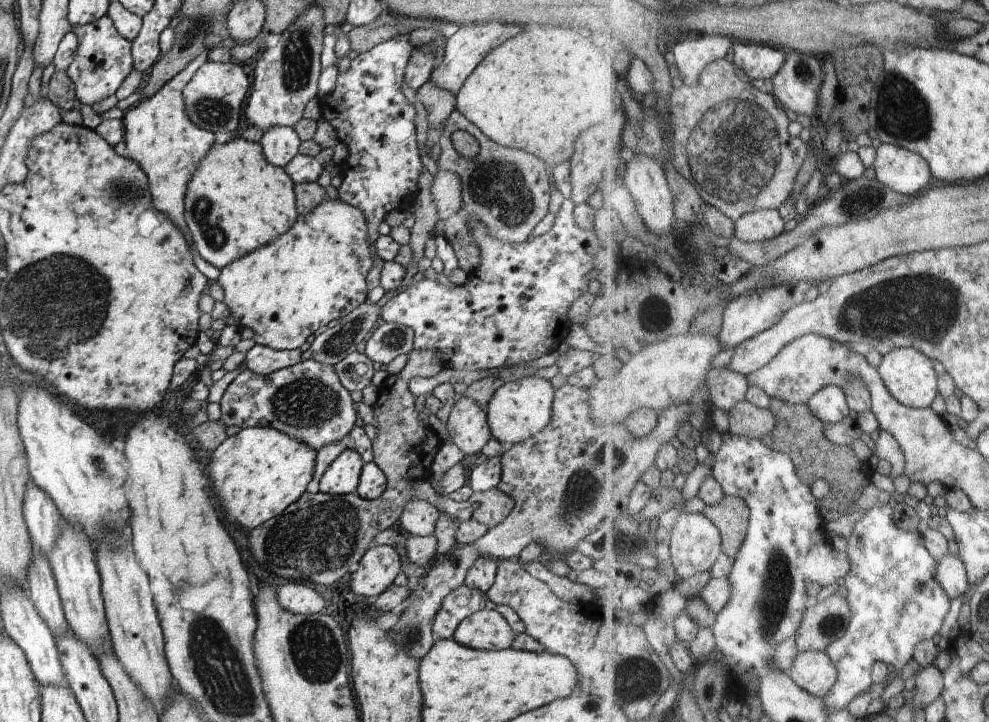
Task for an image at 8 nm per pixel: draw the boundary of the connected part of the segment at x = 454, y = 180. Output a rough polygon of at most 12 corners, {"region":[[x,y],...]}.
{"region":[[439,168],[432,199],[440,219],[462,204],[460,177]]}

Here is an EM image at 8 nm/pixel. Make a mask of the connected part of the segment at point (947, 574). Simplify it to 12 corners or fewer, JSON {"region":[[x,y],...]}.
{"region":[[948,554],[938,578],[952,598],[972,584],[960,554]]}

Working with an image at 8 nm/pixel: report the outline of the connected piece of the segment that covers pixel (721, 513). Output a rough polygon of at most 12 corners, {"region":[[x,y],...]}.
{"region":[[727,495],[704,512],[725,534],[725,552],[738,558],[752,516],[744,497]]}

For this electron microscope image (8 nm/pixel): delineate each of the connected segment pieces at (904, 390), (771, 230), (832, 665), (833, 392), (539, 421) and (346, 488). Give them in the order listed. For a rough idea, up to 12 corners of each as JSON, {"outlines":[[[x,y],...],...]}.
{"outlines":[[[894,349],[879,369],[894,396],[930,407],[940,396],[936,360]],[[762,209],[737,221],[736,237],[765,241],[786,232],[779,209]],[[800,651],[792,678],[826,698],[841,671],[828,651]],[[830,384],[808,404],[827,424],[853,409],[845,387]],[[504,383],[486,406],[492,436],[515,445],[544,430],[555,388]],[[347,448],[322,474],[319,492],[356,494],[360,454]]]}

